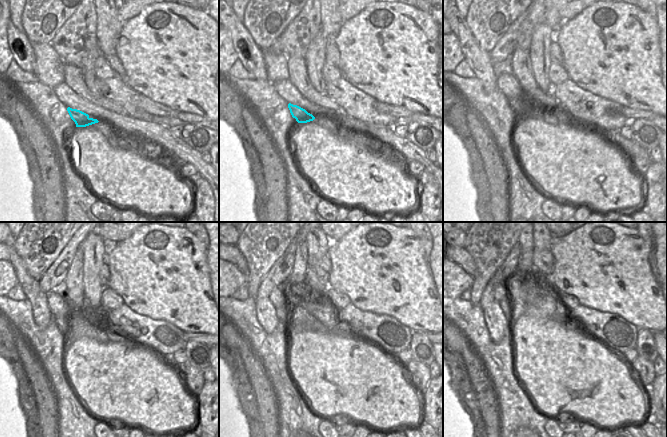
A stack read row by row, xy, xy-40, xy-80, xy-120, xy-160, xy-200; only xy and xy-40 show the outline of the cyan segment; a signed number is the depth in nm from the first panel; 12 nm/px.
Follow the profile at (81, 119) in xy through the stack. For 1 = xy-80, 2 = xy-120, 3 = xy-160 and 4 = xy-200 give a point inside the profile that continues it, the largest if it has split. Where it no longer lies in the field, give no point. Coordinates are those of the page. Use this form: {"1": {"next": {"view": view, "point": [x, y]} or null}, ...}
{"1": {"next": {"view": "xy-80", "point": [521, 112]}}, "2": {"next": {"view": "xy-120", "point": [67, 329]}}, "3": {"next": {"view": "xy-160", "point": [280, 312]}}, "4": {"next": {"view": "xy-200", "point": [505, 305]}}}

